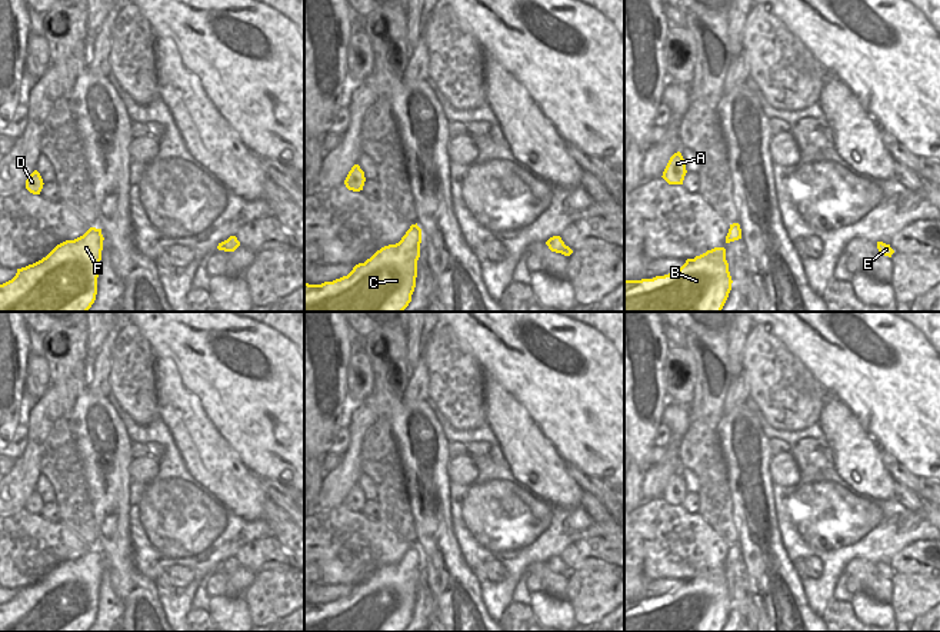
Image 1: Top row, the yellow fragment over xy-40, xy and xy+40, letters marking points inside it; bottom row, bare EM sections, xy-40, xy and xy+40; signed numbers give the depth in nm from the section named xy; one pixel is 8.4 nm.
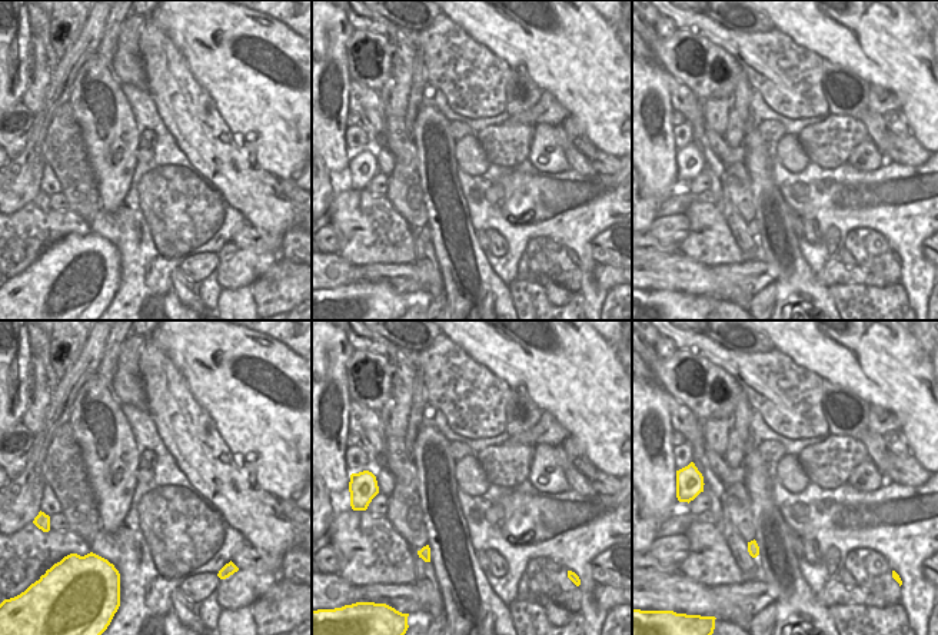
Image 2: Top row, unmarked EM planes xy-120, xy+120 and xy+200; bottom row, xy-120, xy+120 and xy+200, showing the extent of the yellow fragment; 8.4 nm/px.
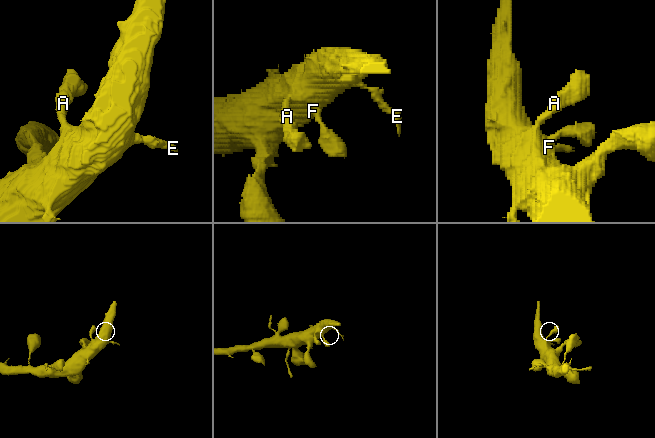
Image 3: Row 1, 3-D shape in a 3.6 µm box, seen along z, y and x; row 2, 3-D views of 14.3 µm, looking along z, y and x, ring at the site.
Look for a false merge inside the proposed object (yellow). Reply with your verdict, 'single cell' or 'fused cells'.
single cell

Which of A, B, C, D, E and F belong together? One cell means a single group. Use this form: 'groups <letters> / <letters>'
groups A B C D E F

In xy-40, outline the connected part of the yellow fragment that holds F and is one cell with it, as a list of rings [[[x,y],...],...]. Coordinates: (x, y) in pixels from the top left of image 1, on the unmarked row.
[[[90,548],[83,556],[57,565],[41,581],[17,589],[11,601],[0,605],[0,632],[87,632],[97,615],[103,561],[101,549]]]

